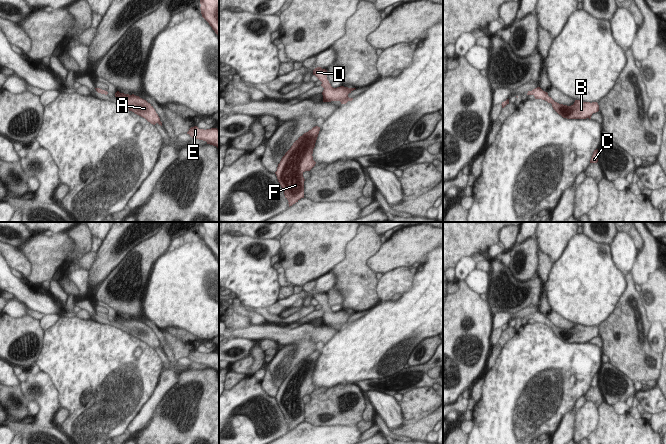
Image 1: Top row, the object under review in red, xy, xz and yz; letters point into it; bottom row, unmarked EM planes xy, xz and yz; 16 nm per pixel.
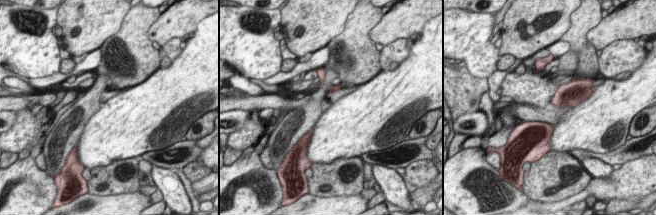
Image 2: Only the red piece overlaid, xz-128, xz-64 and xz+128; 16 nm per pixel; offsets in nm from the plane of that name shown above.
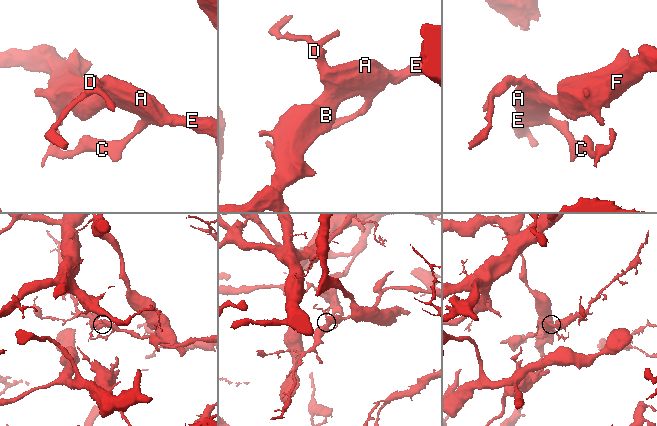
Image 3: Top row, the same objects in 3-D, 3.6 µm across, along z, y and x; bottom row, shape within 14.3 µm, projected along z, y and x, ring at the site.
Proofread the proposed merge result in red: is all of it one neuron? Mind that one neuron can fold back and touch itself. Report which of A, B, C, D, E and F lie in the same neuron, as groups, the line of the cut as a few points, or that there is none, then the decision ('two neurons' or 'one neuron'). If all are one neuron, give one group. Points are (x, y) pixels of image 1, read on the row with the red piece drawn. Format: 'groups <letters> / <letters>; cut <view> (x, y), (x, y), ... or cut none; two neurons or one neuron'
groups A B C D E F; cut none; one neuron

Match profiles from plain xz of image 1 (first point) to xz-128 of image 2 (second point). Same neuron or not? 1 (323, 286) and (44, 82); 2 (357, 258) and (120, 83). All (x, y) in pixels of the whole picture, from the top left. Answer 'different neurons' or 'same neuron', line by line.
1: same neuron
2: same neuron

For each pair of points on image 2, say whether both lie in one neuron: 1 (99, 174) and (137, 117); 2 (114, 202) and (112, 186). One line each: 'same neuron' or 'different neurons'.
1: different neurons
2: different neurons

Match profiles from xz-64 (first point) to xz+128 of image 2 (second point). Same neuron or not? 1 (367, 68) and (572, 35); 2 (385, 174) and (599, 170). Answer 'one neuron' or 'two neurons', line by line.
1: one neuron
2: one neuron

